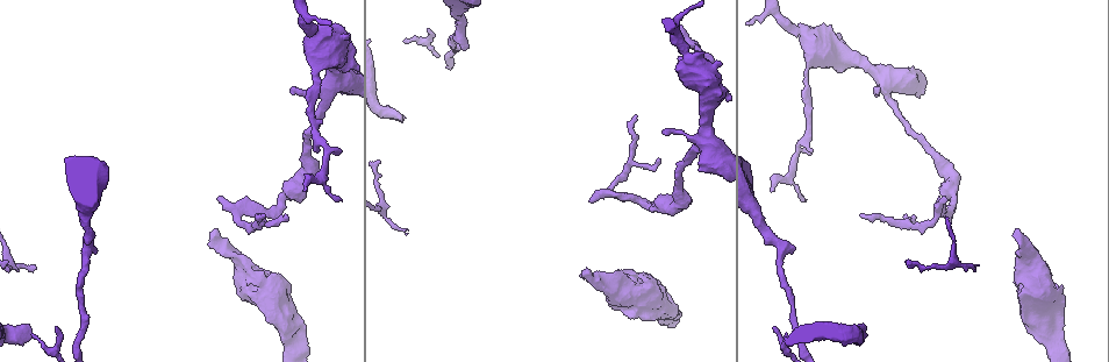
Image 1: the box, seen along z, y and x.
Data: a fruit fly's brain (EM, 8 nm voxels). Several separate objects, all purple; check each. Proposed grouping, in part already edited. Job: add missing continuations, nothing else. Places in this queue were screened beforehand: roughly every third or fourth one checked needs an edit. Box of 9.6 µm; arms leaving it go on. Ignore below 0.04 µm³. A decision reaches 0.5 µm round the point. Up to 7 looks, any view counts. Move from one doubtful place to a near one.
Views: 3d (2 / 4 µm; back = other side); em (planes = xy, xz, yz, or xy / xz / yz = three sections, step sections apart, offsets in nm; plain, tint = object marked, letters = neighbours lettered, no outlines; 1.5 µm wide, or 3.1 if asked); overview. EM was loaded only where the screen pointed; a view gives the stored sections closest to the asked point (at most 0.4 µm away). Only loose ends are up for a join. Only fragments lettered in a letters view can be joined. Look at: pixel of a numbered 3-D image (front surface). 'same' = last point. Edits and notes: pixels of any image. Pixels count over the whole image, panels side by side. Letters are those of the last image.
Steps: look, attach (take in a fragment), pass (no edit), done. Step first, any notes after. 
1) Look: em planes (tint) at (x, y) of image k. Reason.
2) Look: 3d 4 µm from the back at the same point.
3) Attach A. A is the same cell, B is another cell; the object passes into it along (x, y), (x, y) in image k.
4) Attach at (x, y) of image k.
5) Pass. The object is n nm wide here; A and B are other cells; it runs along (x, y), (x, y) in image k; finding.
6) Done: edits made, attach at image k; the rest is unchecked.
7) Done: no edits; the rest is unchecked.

Look: em xy step 4 (letters) at (306, 188) of image 1. Free end.

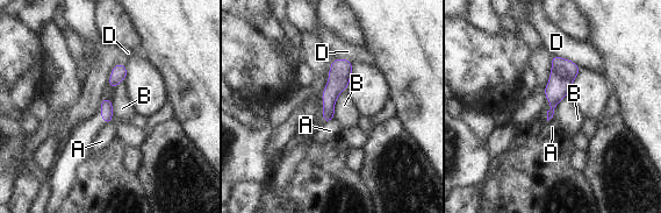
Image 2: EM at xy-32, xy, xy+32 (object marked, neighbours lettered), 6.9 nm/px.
Look: em planes (letters) at the same point.

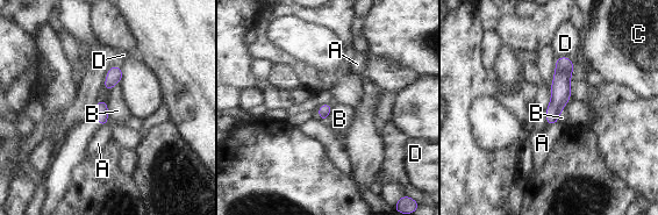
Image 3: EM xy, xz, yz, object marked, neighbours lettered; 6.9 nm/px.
Pass. A, B, C and D are other cells; it runs along (565, 59), (560, 95), (550, 121) in image 3; none of them fits.

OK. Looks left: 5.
Look: 3d 2 µm at (217, 229) of image 1. Branch stops here.

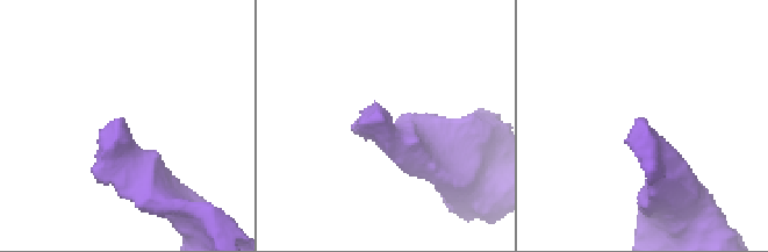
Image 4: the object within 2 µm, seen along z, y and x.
Look: em planes (letters) at (640, 121) of image 4.

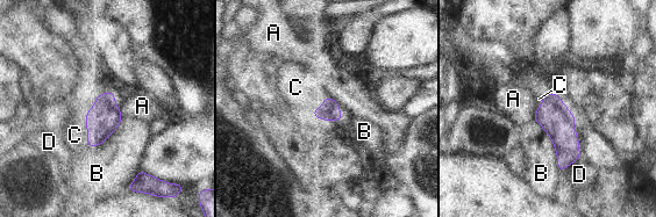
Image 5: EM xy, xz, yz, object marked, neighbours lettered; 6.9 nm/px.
Attach C. The longest contact is with B, 420 nm; C is the same cell, A, B and D are other cells; the cell continues.

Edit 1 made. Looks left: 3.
Look: overview.

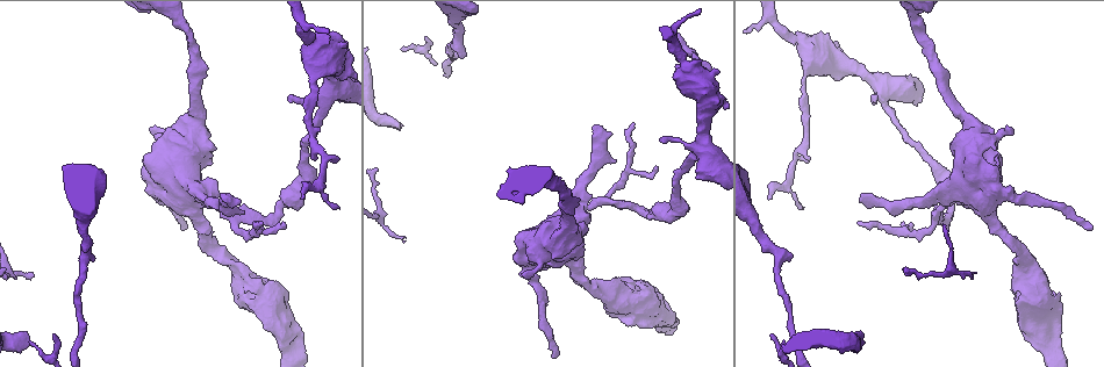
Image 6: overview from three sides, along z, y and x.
Look: em xz step 4 (tint) at (26, 332) of image 6. Stops while still wide.

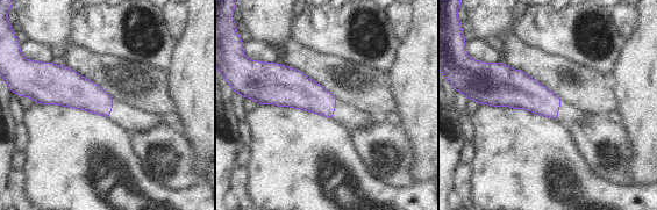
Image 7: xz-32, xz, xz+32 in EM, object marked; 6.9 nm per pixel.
Look: em planes (letters) at the same point. Another direction.

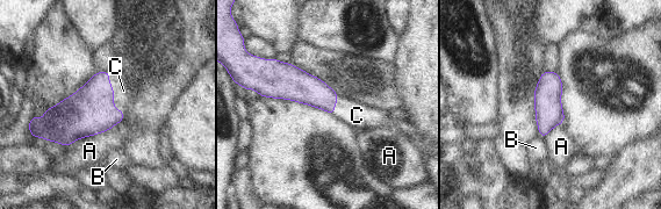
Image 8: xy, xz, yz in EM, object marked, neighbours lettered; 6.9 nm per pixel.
Attach C. C is the same cell, A and B are other cells; the object passes into it along (90, 110), (113, 94), (123, 91) in image 8; the cell continues.

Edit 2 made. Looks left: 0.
Done: edits made, attach at image 5, attach at image 8; the rest is unchecked.

